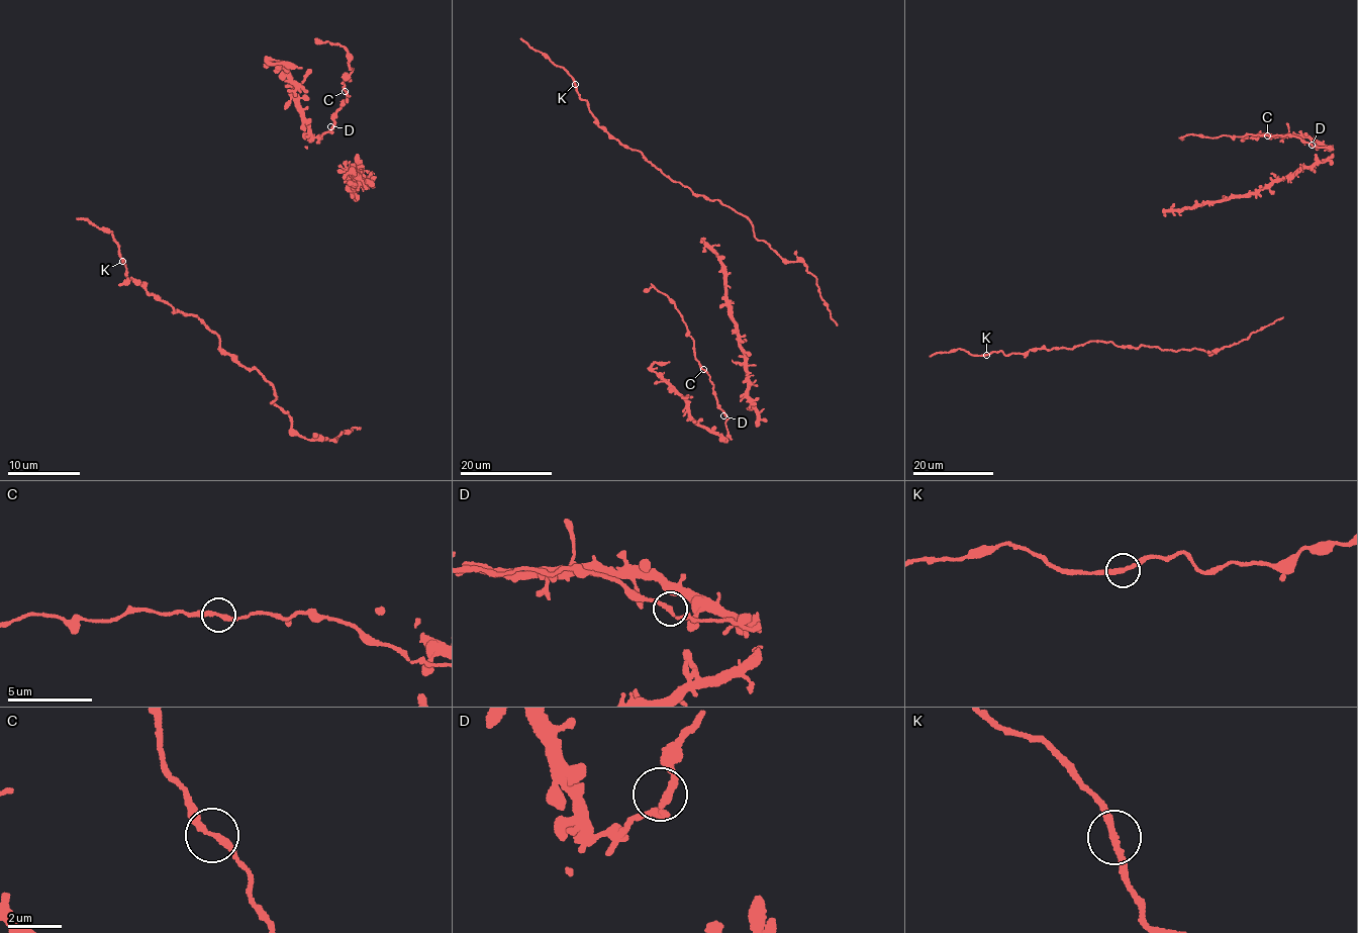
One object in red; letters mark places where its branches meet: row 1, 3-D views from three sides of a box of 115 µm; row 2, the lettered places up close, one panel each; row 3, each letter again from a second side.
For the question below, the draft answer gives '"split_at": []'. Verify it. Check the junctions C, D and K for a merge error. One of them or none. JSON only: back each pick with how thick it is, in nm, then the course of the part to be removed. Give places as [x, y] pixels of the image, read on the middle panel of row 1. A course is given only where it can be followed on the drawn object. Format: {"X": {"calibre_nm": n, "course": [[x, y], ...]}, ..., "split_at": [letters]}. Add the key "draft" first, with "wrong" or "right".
{"draft": "right", "split_at": []}

